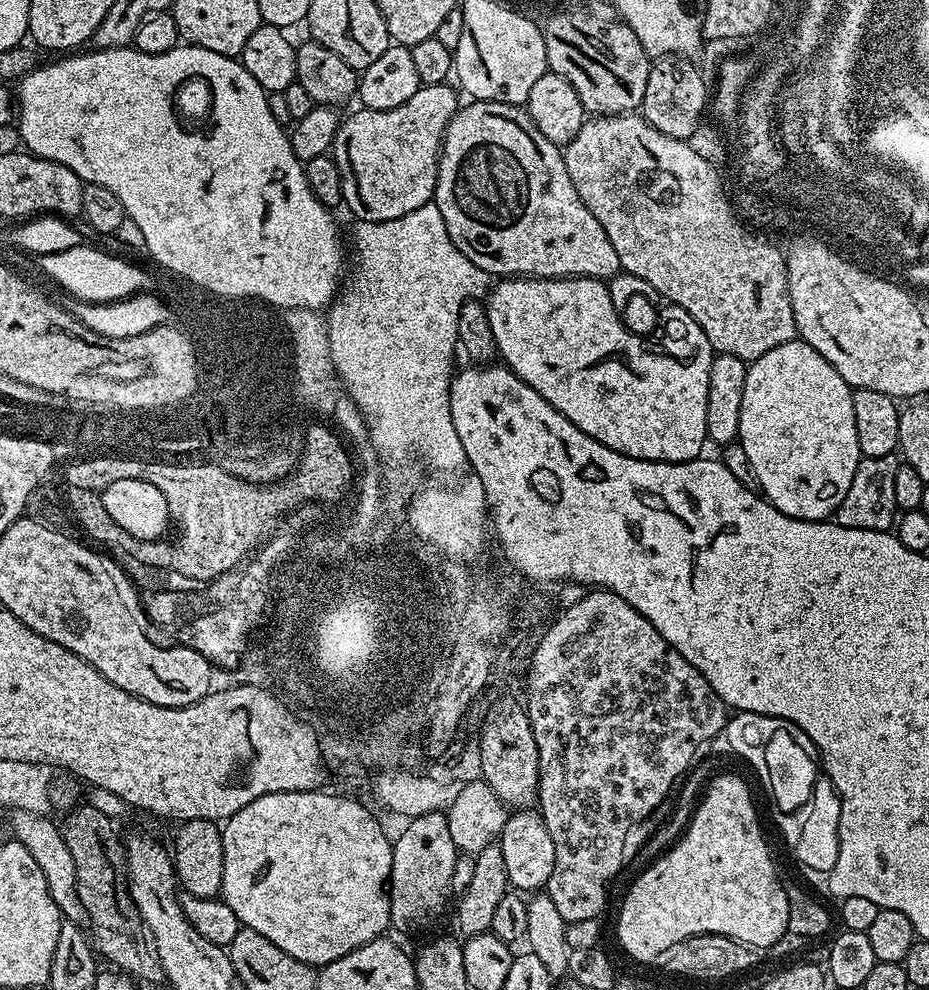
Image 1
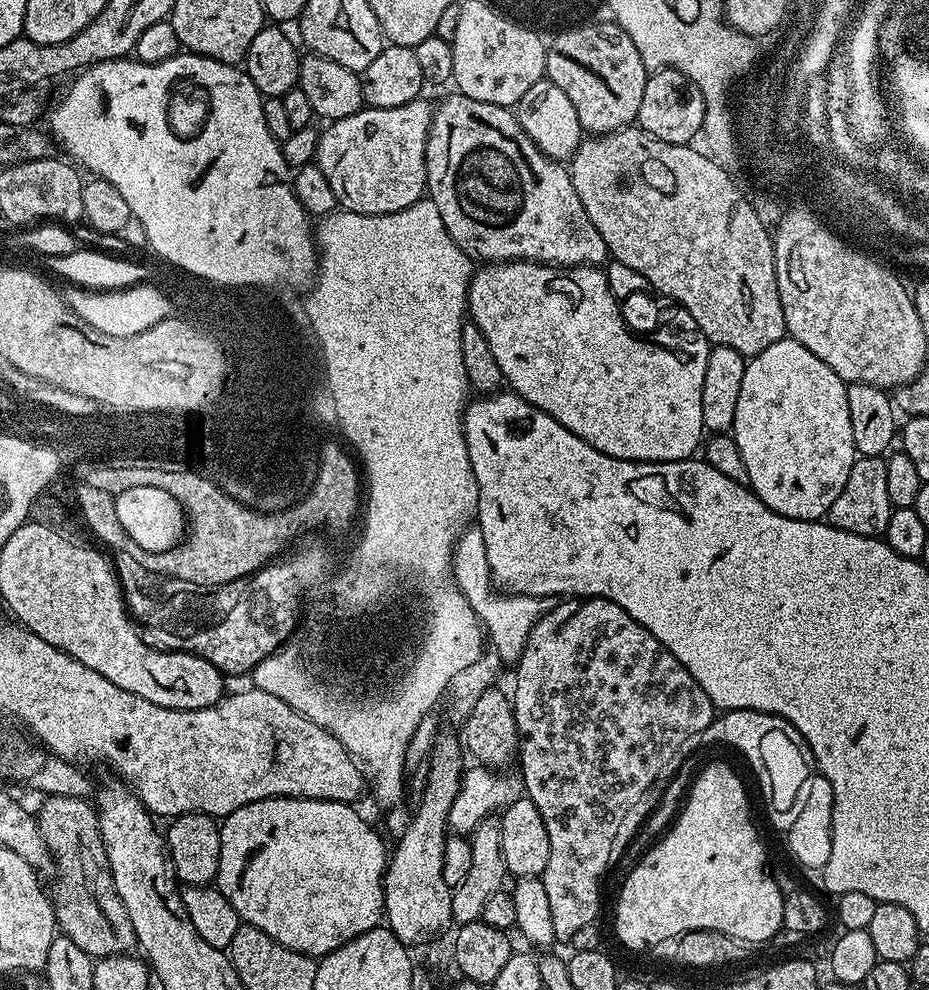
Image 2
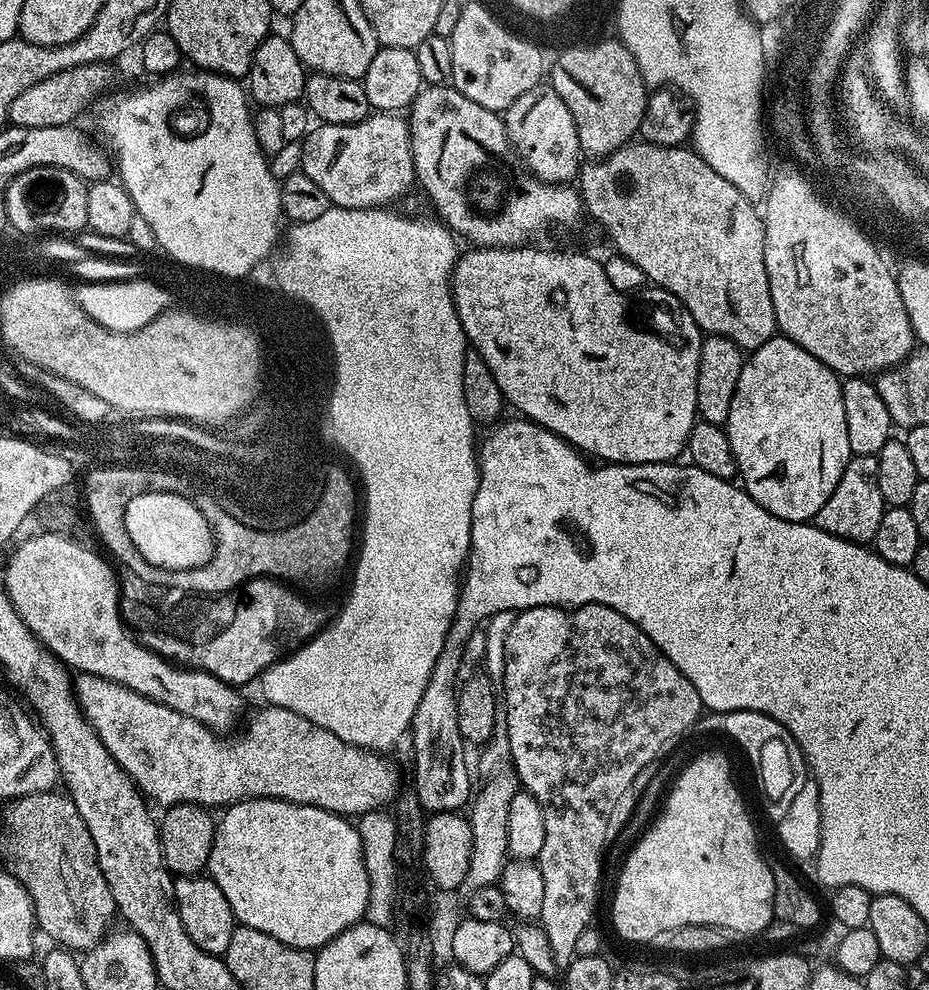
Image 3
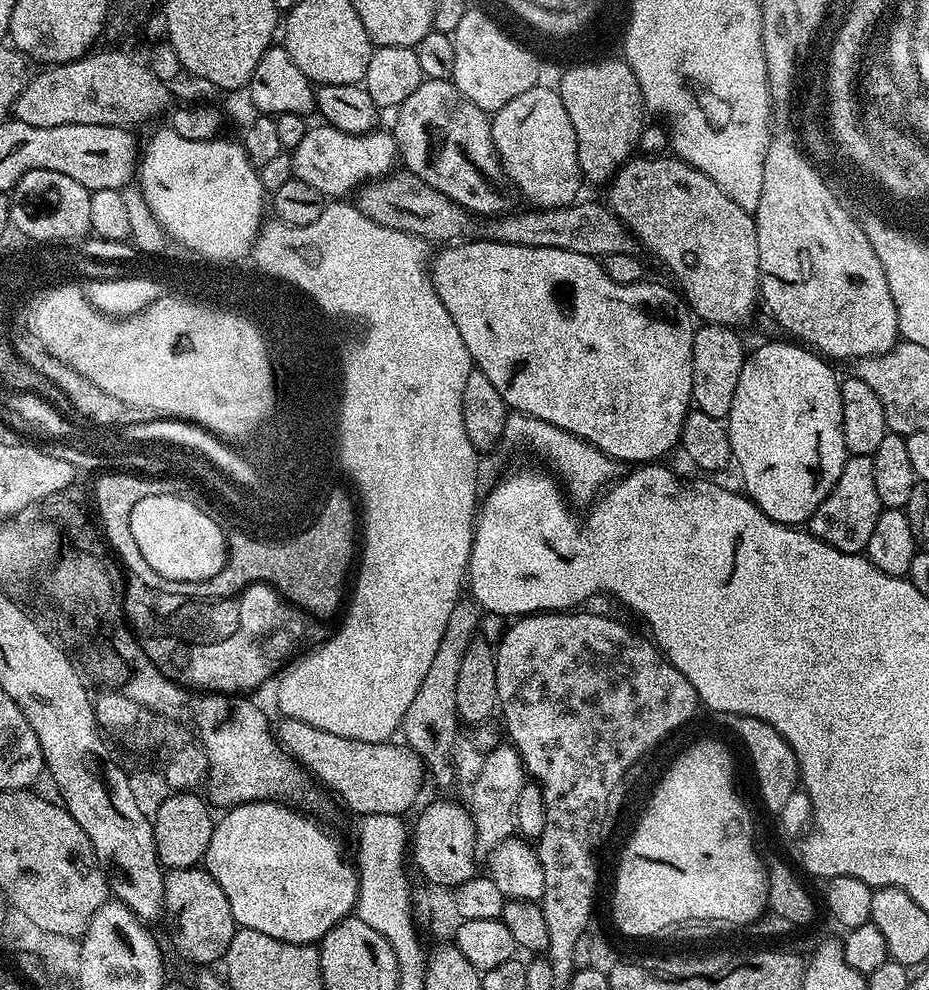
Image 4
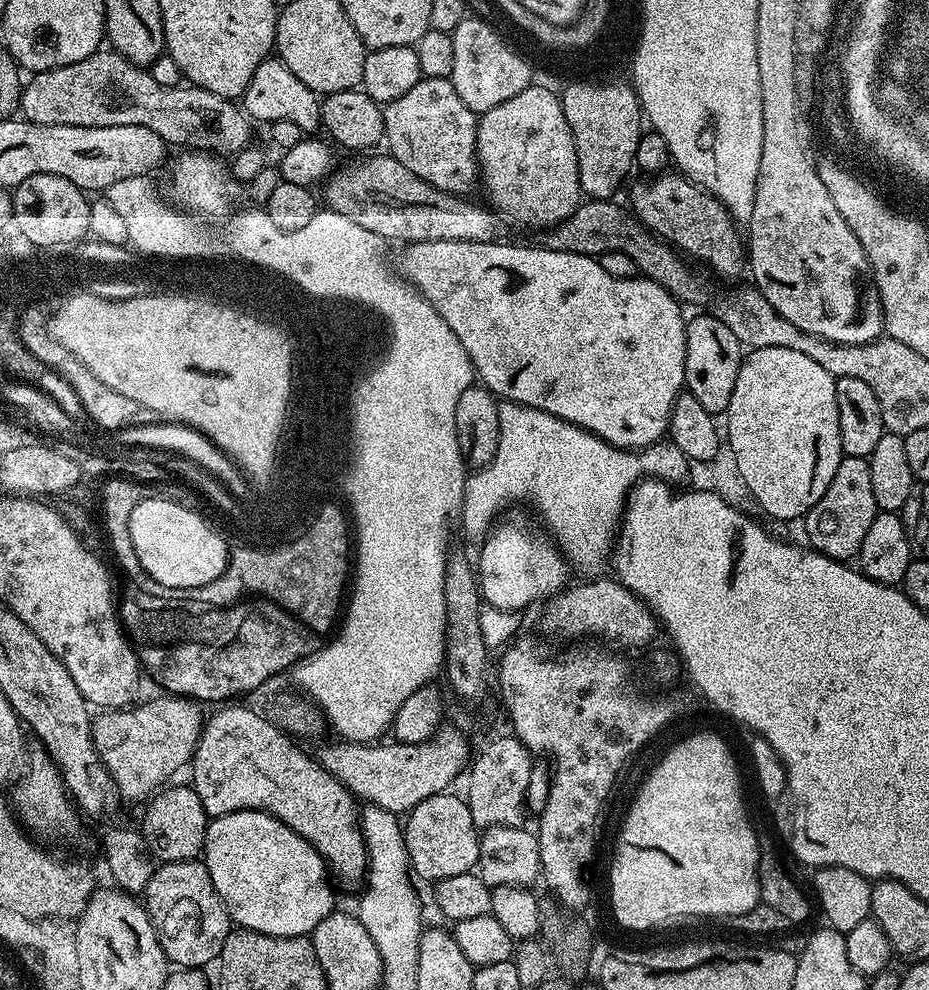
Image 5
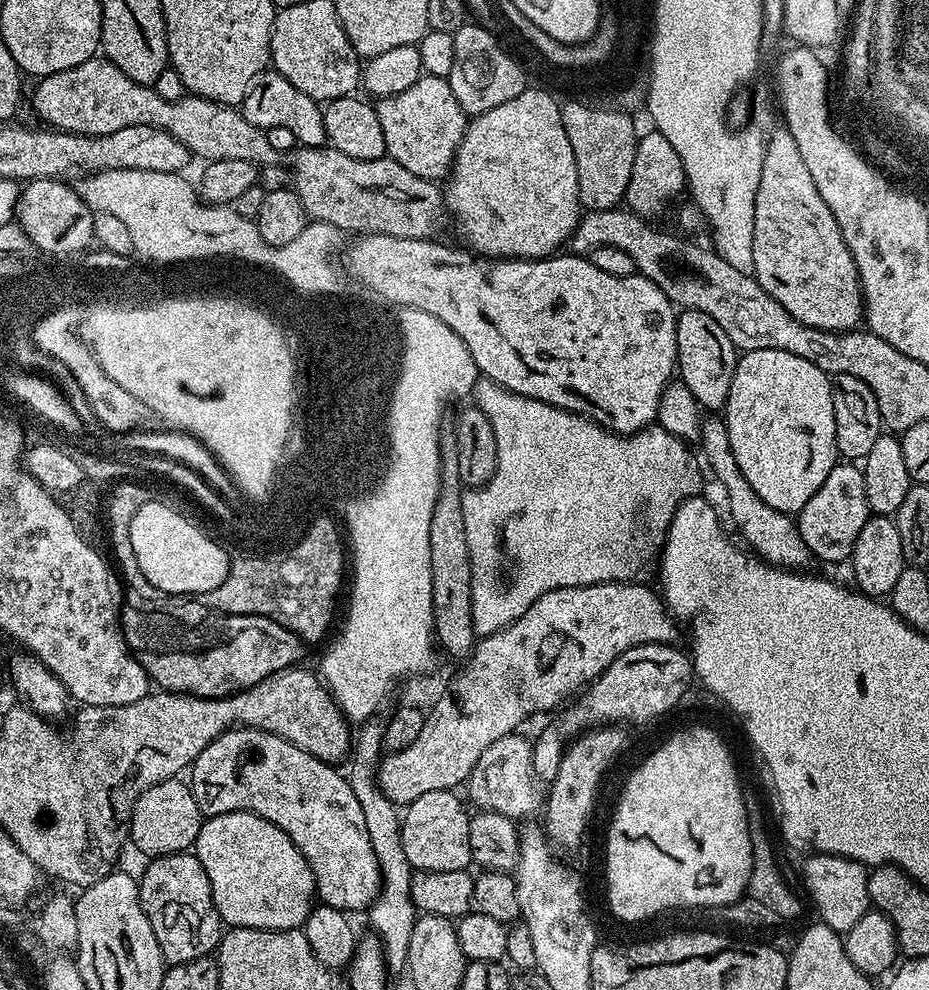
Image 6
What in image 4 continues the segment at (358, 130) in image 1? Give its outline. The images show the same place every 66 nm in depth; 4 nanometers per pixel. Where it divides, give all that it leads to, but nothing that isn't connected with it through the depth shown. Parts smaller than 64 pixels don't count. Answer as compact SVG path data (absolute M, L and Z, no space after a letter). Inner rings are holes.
M318 124L309 127L298 146L291 149L290 158L292 175L295 179L306 182L326 198L342 198L345 197L342 195L350 190L355 191L365 183L387 177L395 169L394 164L398 162L398 153L395 135L389 131L388 133L382 131L382 128L364 132L362 135L350 135L332 125Z

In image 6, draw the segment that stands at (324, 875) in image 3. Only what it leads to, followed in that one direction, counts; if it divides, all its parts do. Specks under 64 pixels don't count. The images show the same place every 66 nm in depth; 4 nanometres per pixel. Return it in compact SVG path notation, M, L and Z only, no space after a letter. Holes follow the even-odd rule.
M227 812L201 823L194 854L210 878L221 921L233 928L300 928L317 899L306 858L278 826L253 812Z

